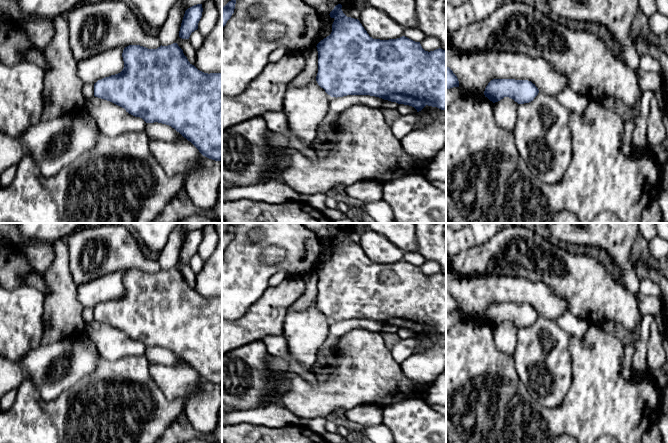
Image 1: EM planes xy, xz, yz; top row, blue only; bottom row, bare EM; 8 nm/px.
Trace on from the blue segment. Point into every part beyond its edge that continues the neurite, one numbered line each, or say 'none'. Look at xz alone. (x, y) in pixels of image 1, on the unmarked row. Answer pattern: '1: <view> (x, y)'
none

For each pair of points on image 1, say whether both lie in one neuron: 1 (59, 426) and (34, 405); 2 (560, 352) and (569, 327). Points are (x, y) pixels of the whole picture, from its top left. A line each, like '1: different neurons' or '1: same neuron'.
1: same neuron
2: different neurons

